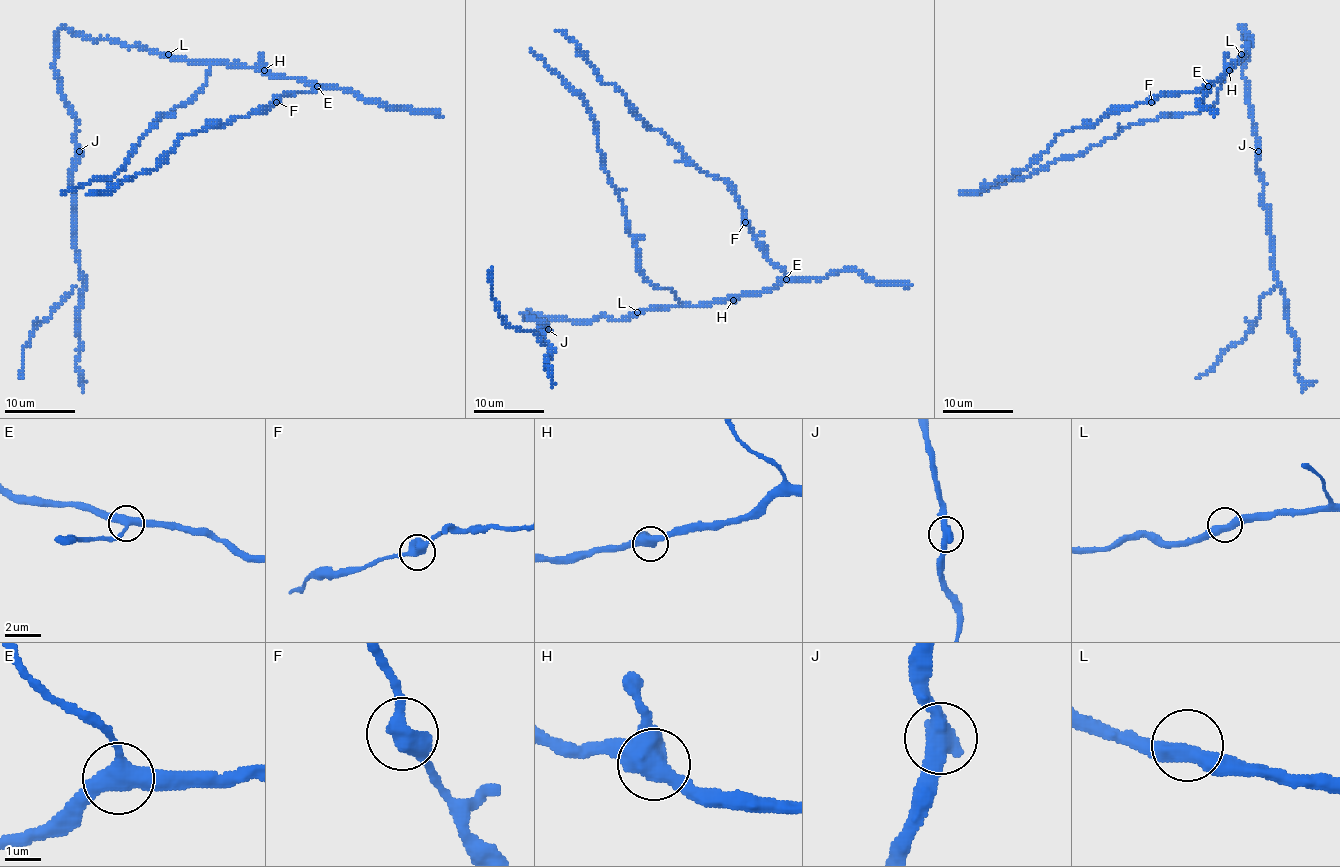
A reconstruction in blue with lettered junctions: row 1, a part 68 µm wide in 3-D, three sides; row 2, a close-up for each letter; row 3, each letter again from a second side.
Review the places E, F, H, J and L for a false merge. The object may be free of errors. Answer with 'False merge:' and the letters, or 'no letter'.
False merge: no letter

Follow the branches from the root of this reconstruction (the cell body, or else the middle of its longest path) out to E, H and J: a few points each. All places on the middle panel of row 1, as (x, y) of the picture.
E: (639, 314), (671, 307), (704, 307), (734, 300), (741, 295), (764, 293), (775, 289), (786, 279)
H: (639, 314), (671, 307), (704, 307), (733, 300)
J: (639, 314), (591, 321), (542, 319), (537, 314), (524, 317), (524, 314), (547, 330)

